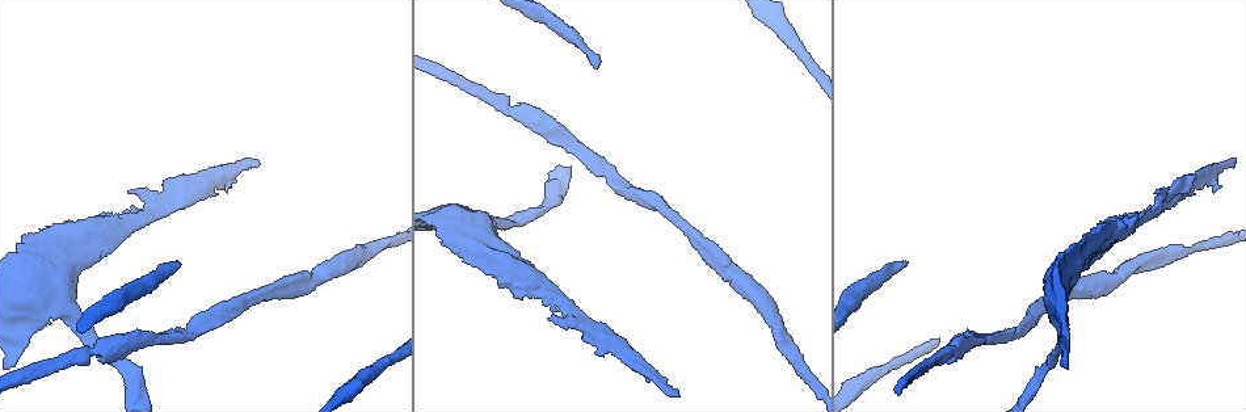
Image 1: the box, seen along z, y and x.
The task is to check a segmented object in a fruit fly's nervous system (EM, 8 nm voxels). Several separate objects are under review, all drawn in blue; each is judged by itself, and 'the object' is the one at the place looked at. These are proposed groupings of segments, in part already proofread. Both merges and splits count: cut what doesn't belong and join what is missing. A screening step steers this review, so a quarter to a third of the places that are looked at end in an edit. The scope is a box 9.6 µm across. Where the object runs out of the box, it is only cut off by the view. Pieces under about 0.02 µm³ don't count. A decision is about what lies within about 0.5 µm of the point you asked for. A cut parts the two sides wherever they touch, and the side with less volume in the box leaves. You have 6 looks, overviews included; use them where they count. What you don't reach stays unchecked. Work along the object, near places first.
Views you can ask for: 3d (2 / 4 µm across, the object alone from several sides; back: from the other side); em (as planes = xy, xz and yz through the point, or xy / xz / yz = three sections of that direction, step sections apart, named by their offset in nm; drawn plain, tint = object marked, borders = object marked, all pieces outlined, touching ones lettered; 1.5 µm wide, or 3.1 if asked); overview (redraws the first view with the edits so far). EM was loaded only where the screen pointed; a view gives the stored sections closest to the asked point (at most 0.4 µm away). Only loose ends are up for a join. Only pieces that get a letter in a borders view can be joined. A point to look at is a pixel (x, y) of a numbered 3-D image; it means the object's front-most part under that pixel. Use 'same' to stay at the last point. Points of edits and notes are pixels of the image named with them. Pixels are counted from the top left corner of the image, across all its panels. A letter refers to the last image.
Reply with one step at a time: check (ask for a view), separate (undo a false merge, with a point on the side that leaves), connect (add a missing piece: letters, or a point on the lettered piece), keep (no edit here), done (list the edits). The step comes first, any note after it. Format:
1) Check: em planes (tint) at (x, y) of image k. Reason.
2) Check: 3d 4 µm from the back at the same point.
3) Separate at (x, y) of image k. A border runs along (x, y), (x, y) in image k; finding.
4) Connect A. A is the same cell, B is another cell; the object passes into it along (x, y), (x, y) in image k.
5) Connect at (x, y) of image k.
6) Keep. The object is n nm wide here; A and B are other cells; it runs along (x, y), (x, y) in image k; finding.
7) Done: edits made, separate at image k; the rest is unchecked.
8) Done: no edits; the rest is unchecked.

Check: em xz step 4 (borders) at (278, 290) of image 1. Calibre changes.

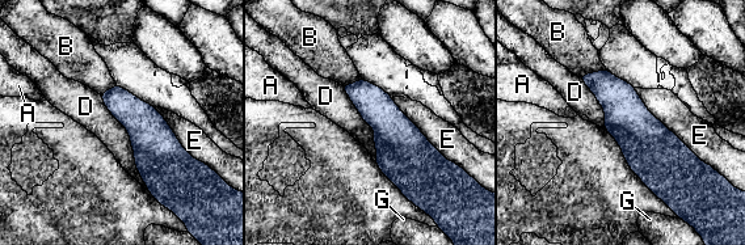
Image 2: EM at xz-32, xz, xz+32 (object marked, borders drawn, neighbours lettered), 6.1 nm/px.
Check: em yz step 4 (borders) at the same point. Another direction.

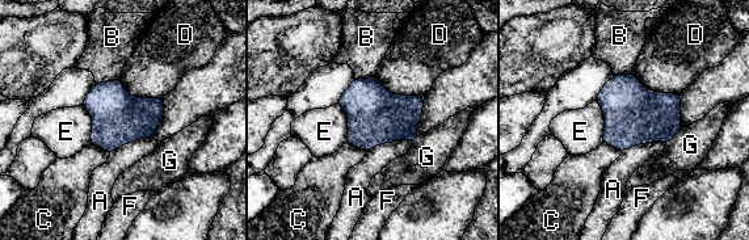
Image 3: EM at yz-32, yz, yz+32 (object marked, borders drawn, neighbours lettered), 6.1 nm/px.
Keep. A, B, C, D, E, F and G are other cells; a border runs along (411, 142), (379, 143), (366, 152) in image 3; continuous, no second neuron.

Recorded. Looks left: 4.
Check: 3d 2 µm at (169, 190) of image 1. Closes a loop.

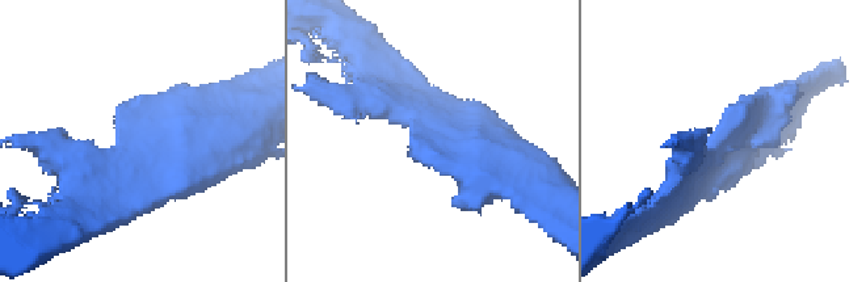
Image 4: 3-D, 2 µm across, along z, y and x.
Check: em planes (tint) at (136, 126) of image 4.

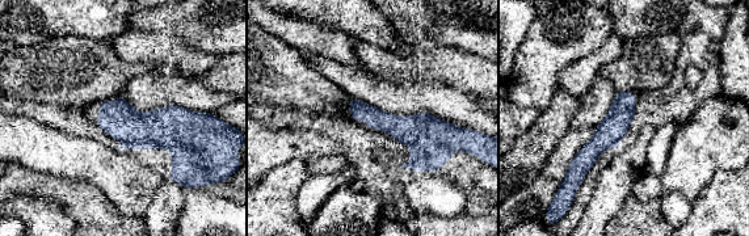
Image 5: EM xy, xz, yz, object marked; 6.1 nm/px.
Check: em planes (borders) at the same point. See the neighbours.

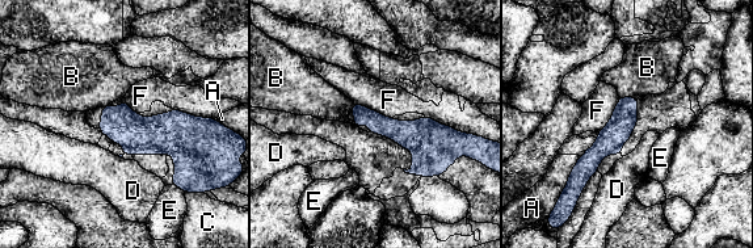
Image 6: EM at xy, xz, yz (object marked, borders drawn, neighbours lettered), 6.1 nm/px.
Keep. The object is 130 nm wide here; A, B, C, D, E and F are other cells; a border runs along (173, 108), (196, 116), (214, 118) in image 6; all the same neuron.

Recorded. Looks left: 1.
Check: em yz step 8 (borders) at (953, 351) of image 1. Sudden change in width.

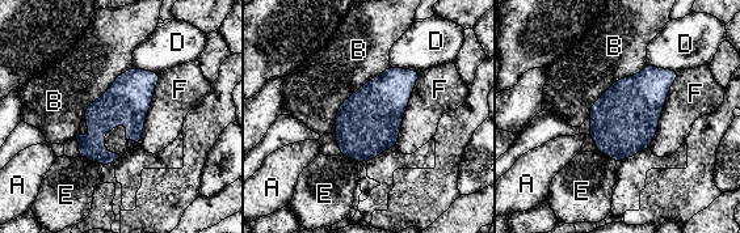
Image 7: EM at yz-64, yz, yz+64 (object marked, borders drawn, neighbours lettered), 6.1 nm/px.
Keep. The object is 200 nm wide here; A, B, D, E and F are other cells; all the same neuron.

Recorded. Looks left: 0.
Done: no edits; the rest is unchecked.

